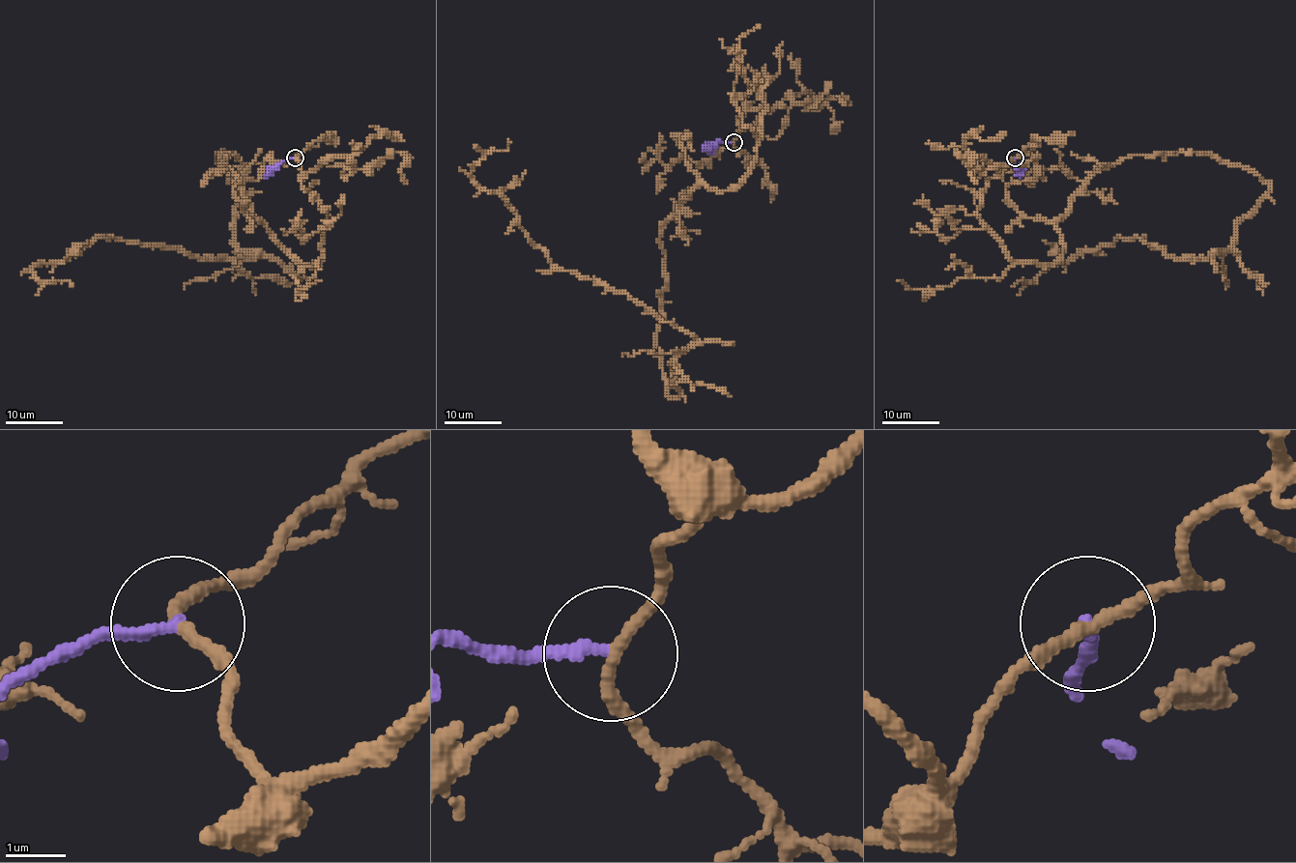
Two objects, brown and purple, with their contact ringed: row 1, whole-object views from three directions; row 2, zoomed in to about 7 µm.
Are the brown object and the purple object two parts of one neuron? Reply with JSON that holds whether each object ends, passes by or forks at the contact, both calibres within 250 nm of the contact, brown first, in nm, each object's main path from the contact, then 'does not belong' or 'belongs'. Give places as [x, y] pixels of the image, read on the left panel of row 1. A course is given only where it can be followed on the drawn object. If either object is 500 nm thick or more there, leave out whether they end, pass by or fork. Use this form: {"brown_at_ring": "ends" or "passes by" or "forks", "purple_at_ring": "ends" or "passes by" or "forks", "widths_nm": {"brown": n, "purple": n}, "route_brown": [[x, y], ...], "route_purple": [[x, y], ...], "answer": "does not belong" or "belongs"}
{"brown_at_ring": "passes by", "purple_at_ring": "ends", "widths_nm": {"brown": 200, "purple": 190}, "route_brown": [[295, 157], [327, 212], [318, 263], [250, 212], [220, 153], [253, 257], [98, 237], [31, 270], [71, 287]], "route_purple": [[295, 157], [280, 161], [265, 177]], "answer": "does not belong"}

